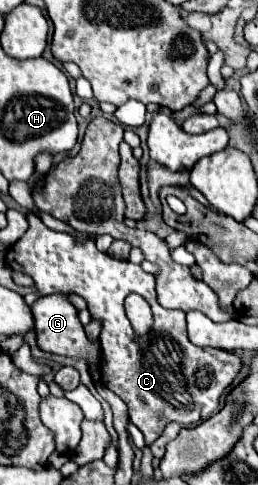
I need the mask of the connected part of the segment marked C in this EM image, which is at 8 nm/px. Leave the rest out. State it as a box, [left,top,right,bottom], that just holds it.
[16,213,242,445]

